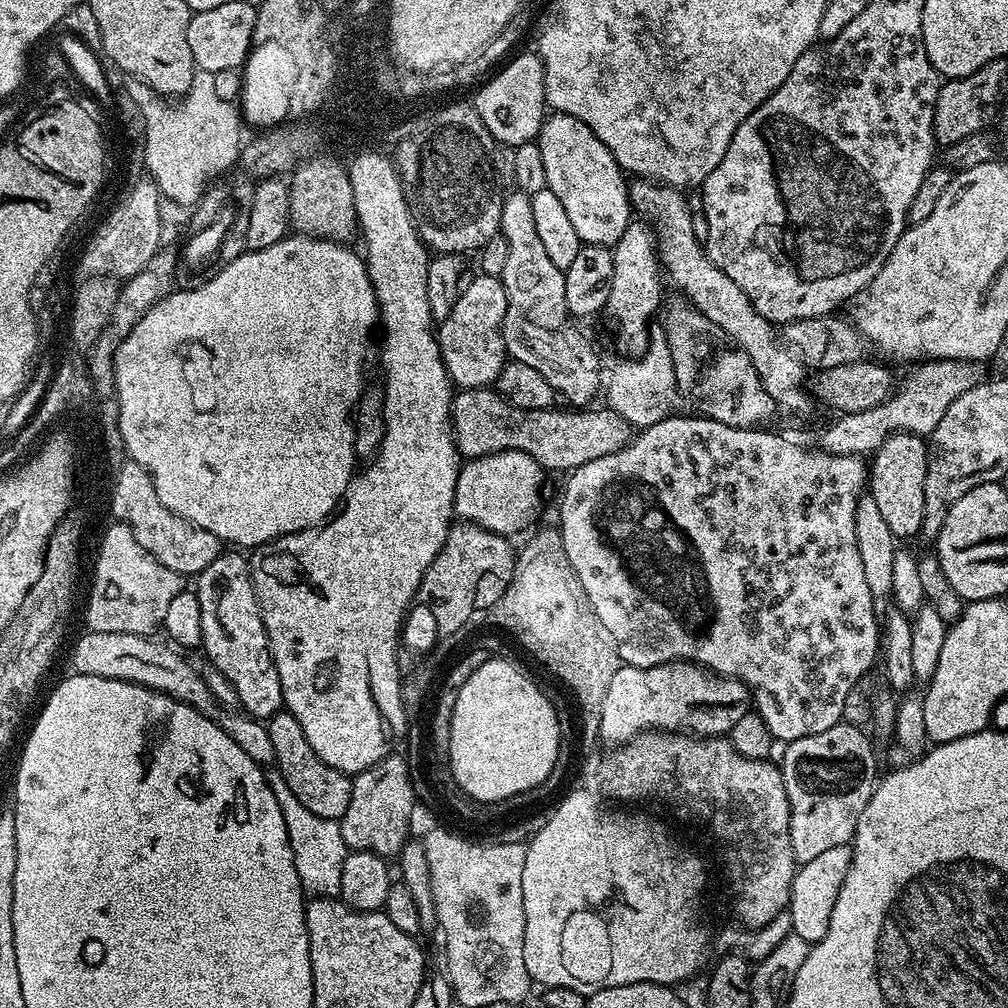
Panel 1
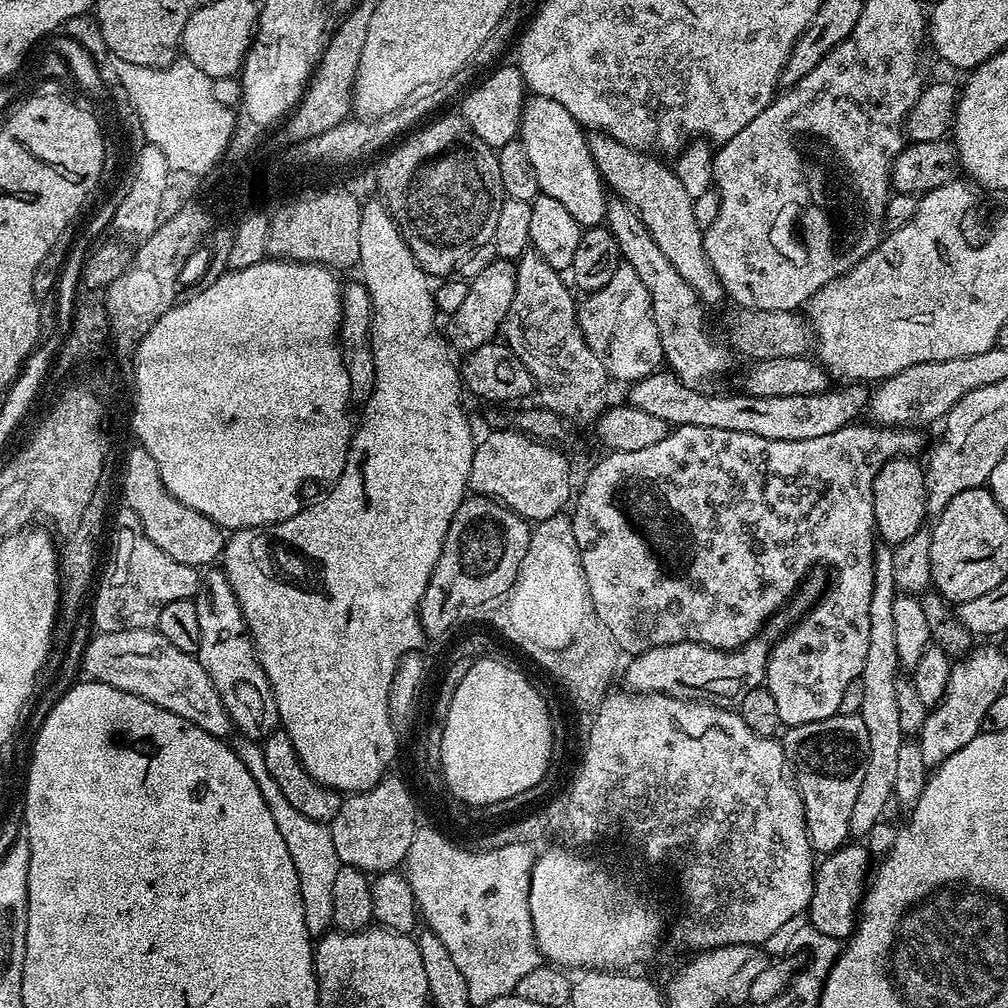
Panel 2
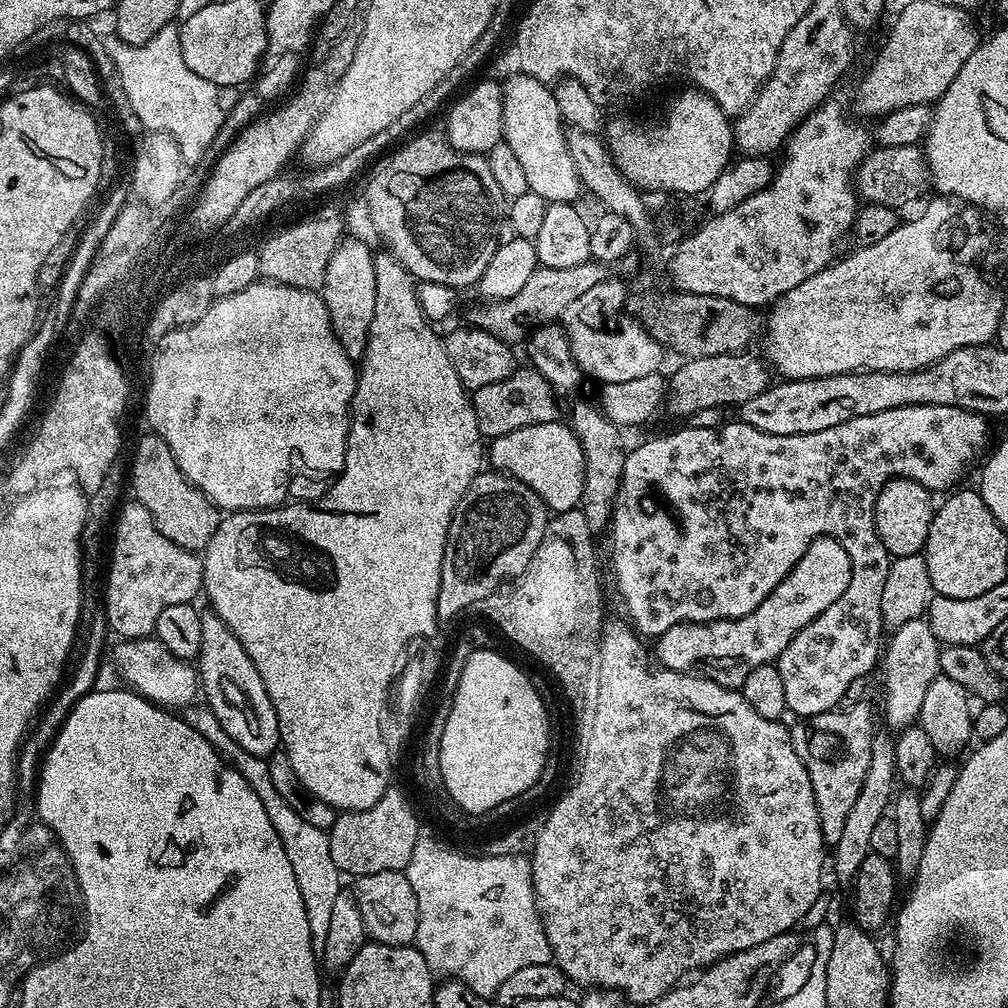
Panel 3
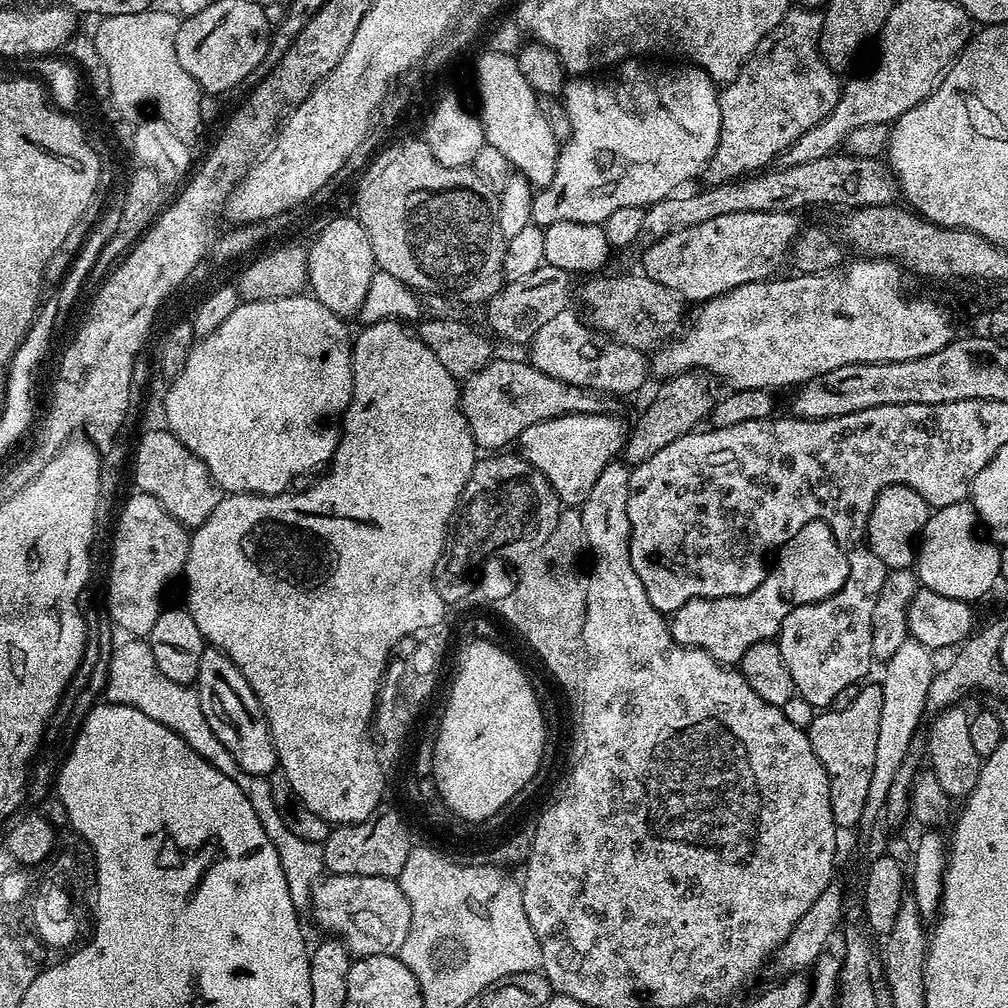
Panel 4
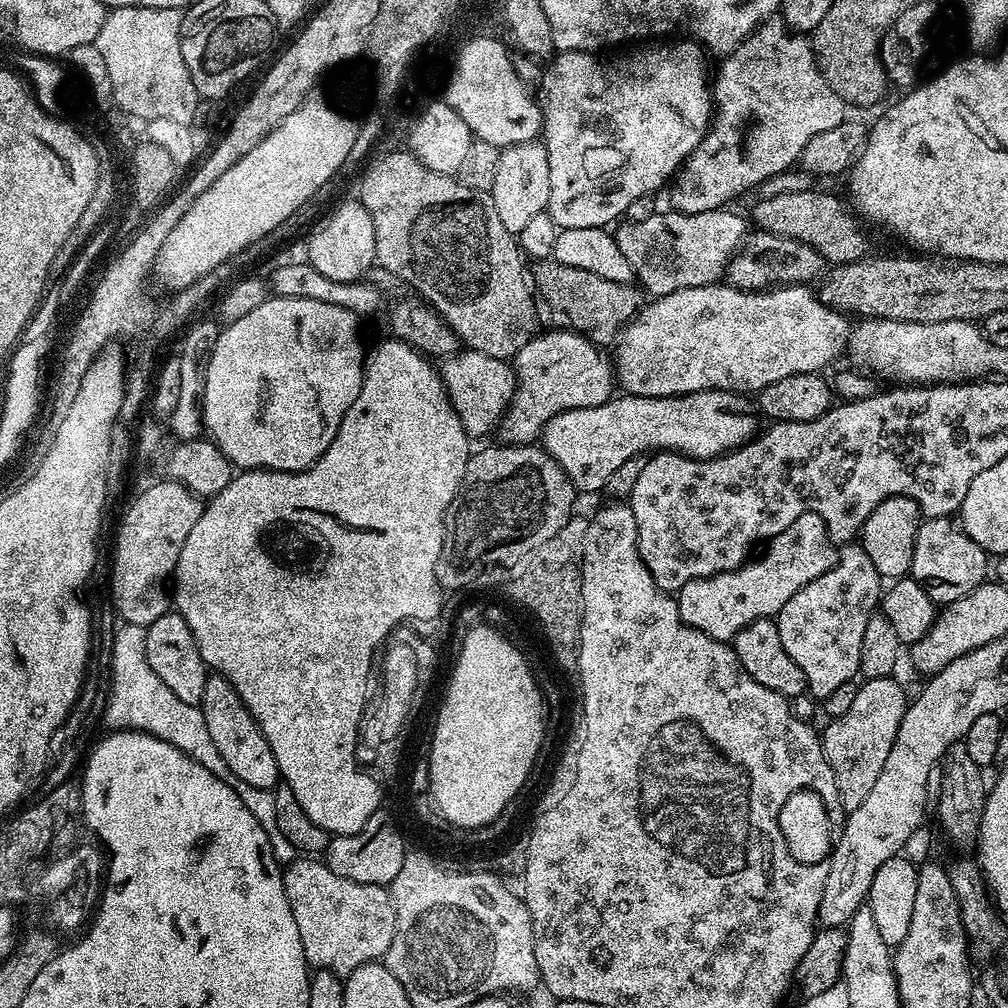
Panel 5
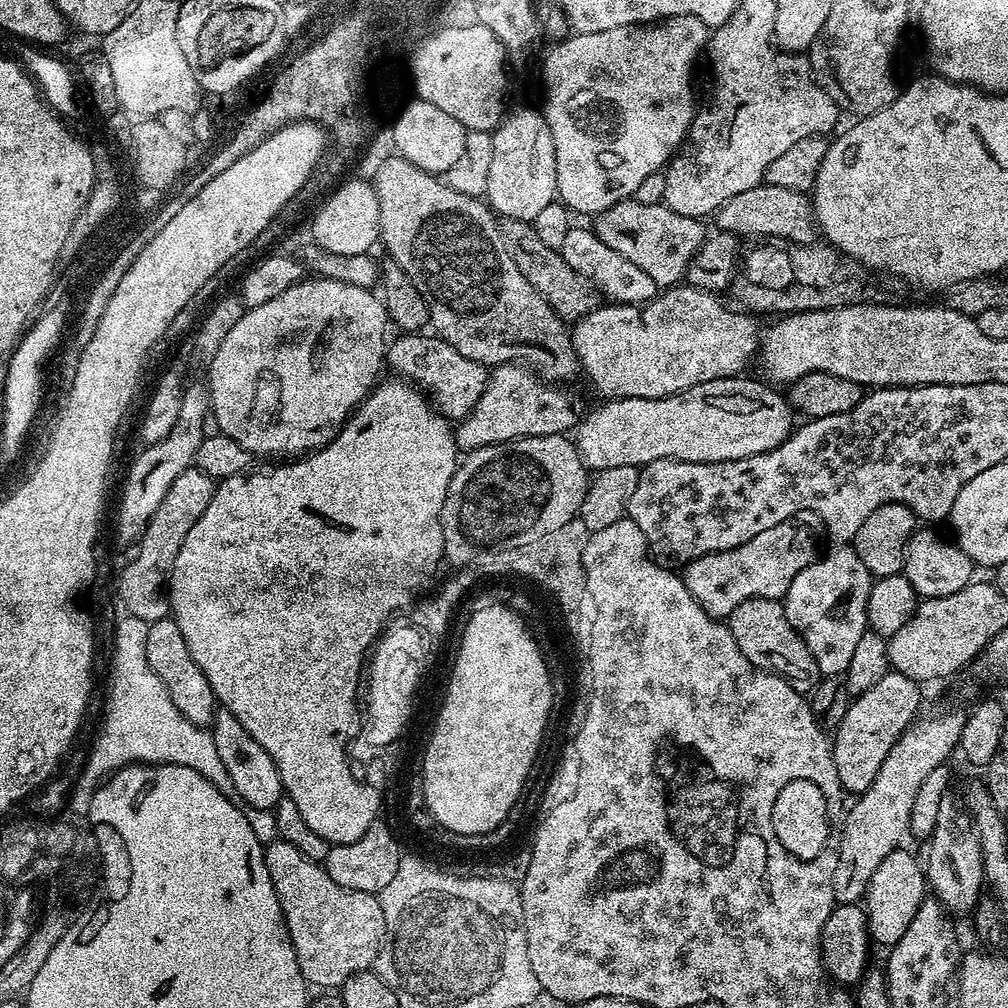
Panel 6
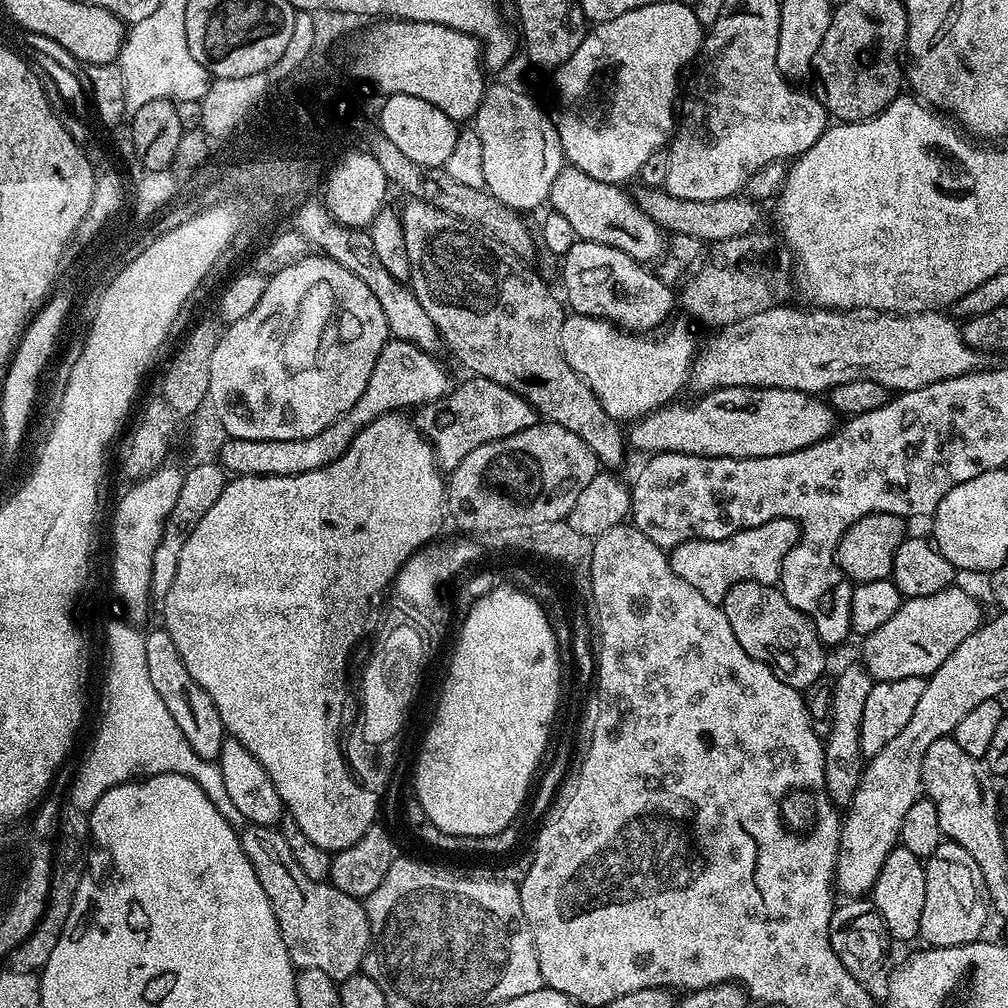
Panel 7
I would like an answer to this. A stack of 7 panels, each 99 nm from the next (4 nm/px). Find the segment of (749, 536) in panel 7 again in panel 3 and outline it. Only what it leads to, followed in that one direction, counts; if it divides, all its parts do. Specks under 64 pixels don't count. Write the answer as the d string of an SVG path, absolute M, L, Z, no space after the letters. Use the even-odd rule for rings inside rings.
M819 536L817 540L810 542L810 546L804 551L802 558L798 558L790 574L786 574L786 578L782 578L782 582L778 582L778 586L774 586L772 593L757 608L750 610L750 614L737 620L715 620L705 624L675 624L670 626L670 630L655 637L655 663L661 668L669 668L675 672L691 672L706 676L724 688L739 689L752 668L779 661L782 650L790 646L792 639L811 620L818 618L822 610L830 610L830 606L834 606L834 602L842 598L846 586L850 586L851 573L850 554L846 554L846 550L842 550L842 546L834 538Z

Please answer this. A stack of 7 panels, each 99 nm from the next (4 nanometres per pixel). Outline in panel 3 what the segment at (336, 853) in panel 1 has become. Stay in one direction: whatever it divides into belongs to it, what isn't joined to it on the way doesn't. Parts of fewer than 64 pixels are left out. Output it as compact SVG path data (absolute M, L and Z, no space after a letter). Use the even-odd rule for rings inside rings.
M208 707L195 708L187 713L188 723L194 726L194 730L198 730L198 734L202 734L202 738L206 738L206 742L210 742L210 746L214 746L232 767L240 771L242 778L250 782L250 790L254 790L254 794L258 794L259 800L262 801L262 806L266 806L270 823L273 824L274 830L278 830L278 838L282 838L282 850L286 850L286 858L290 858L290 867L294 869L294 882L298 882L298 891L302 893L302 906L306 906L306 922L310 922L312 949L317 954L323 953L326 930L330 927L330 910L334 906L334 898L338 898L342 891L342 874L338 866L334 866L334 858L330 855L330 838L327 832L318 830L318 826L310 826L310 822L303 820L290 806L290 802L286 802L286 798L278 794L278 789L270 778L265 757L242 750L242 746L238 746L238 742L234 742L234 738L230 738L230 734L222 730L222 722L214 718Z

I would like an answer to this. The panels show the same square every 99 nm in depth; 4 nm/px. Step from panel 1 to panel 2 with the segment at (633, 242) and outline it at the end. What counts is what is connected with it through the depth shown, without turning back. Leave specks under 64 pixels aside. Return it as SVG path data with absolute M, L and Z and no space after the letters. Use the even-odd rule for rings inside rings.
M621 263L620 268L614 270L614 278L610 278L602 290L589 292L583 299L579 301L576 317L584 340L590 350L598 354L613 381L635 382L661 371L662 338L658 338L658 326L654 326L650 294L630 265Z

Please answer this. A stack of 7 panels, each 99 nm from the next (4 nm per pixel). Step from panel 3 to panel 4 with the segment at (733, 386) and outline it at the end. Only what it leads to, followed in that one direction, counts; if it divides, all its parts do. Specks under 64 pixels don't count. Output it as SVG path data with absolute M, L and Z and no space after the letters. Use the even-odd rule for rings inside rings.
M693 370L691 372L679 372L676 376L669 376L663 381L664 384L652 396L652 401L644 408L644 413L636 420L636 425L631 425L630 431L627 433L622 449L622 459L625 464L635 466L646 462L646 458L650 458L654 454L658 454L658 450L663 450L666 446L670 446L670 442L675 442L677 438L682 438L687 432L693 431L697 427L696 424L700 419L702 421L709 415L712 406L718 400L717 394L712 393L713 377L703 370Z

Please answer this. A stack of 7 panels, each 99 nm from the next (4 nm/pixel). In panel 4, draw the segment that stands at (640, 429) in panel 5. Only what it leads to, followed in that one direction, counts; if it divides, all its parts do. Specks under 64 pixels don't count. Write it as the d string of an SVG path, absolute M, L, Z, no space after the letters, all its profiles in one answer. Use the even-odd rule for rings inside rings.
M566 414L534 426L526 426L518 441L519 455L530 462L550 482L564 506L583 506L598 474L609 461L621 455L626 439L626 424L616 414Z

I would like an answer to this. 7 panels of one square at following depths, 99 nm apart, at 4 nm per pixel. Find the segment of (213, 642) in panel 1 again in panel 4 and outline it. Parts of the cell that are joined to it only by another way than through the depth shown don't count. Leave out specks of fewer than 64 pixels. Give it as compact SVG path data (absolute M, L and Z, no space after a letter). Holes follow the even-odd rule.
M205 647L202 662L198 666L198 674L194 687L202 714L206 714L206 722L210 730L218 734L218 742L230 750L234 762L246 774L251 776L271 777L277 771L276 747L270 734L270 726L254 690L250 690L250 682L246 682L246 674L238 670L238 666L226 655L221 648Z

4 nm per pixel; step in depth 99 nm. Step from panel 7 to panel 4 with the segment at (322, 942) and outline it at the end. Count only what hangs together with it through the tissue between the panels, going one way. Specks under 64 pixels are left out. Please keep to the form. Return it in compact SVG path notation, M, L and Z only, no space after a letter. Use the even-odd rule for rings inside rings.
M327 875L315 885L310 893L310 912L313 912L314 918L320 927L330 931L327 933L343 939L349 952L356 958L372 957L374 954L397 955L402 948L403 942L406 942L406 934L410 934L410 902L406 898L406 894L402 892L399 881L395 877L382 875Z

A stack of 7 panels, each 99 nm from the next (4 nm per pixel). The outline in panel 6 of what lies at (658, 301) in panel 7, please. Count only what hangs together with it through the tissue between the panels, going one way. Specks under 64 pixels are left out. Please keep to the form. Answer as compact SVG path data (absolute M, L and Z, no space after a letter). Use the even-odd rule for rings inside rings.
M573 226L570 234L566 234L566 242L562 242L560 253L566 258L566 262L573 270L587 280L589 285L597 293L605 297L605 301L614 304L647 304L649 300L658 295L658 286L650 274L646 274L634 262L622 258L622 254L610 250L602 238L598 238L591 227L580 228Z

